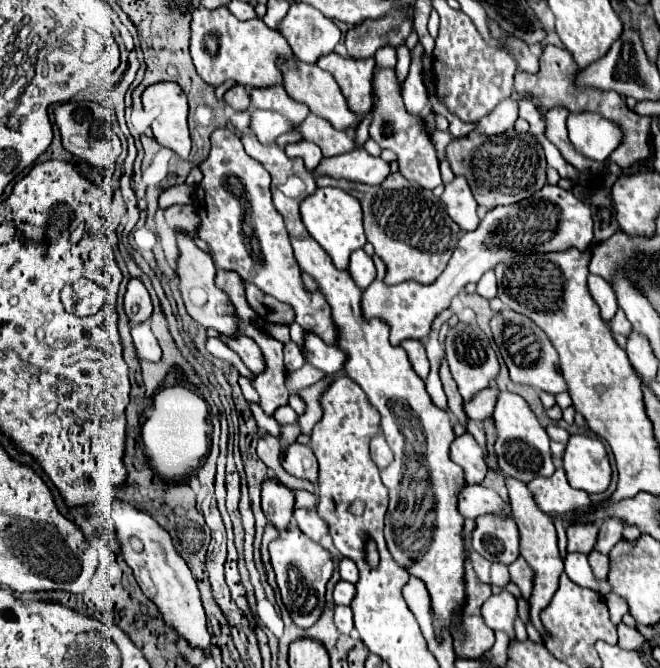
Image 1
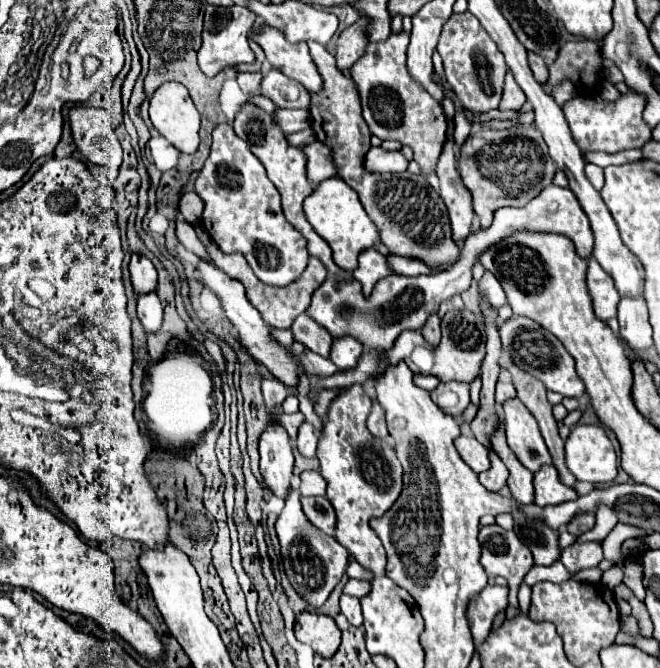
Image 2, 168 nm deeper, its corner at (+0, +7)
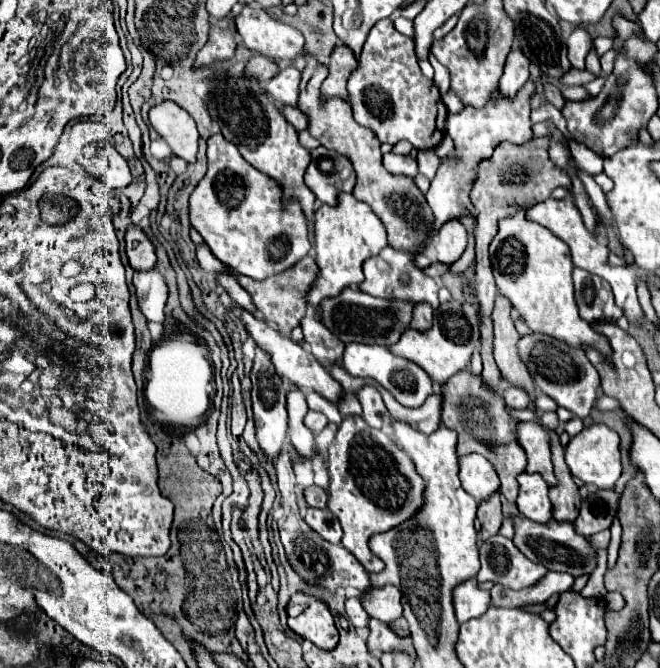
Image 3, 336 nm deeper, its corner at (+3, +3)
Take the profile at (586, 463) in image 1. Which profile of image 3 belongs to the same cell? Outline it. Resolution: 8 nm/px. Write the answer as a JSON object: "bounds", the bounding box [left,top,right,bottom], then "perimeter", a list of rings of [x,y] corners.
{"bounds":[565,425,621,489],"perimeter":[[[591,425],[585,427],[581,433],[571,437],[565,449],[565,461],[573,477],[583,483],[593,483],[599,489],[613,489],[615,481],[621,475],[621,459],[619,459],[619,437],[607,425]]]}

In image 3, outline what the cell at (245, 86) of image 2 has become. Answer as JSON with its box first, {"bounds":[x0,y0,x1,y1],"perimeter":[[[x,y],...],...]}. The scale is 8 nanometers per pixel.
{"bounds":[245,55,279,85],"perimeter":[[[263,55],[251,57],[249,63],[247,63],[247,67],[245,67],[245,75],[247,77],[255,77],[261,85],[267,83],[271,77],[275,77],[277,71],[279,71],[277,63],[271,61],[271,59],[267,59],[267,57],[263,57]]]}

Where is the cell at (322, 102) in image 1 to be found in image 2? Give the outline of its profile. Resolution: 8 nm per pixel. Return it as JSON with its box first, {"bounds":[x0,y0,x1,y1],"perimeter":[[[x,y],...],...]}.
{"bounds":[252,25,322,93],"perimeter":[[[264,25],[256,35],[252,35],[252,39],[264,49],[266,59],[272,63],[272,67],[300,81],[310,93],[322,87],[322,77],[318,75],[306,43],[290,43],[280,29],[274,29],[270,25]]]}

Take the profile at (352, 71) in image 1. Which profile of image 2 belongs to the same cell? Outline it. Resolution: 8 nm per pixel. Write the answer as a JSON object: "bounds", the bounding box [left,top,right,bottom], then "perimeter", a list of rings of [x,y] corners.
{"bounds":[308,41,460,267],"perimeter":[[[308,41],[308,47],[324,81],[318,93],[310,93],[310,121],[316,139],[330,145],[334,161],[338,161],[338,177],[360,195],[360,203],[380,229],[382,243],[394,255],[414,257],[430,267],[452,265],[460,251],[450,237],[450,221],[446,217],[444,201],[422,175],[370,173],[364,169],[364,155],[370,149],[372,133],[362,119],[358,91],[346,73],[338,73],[334,55],[330,55],[324,45]]]}

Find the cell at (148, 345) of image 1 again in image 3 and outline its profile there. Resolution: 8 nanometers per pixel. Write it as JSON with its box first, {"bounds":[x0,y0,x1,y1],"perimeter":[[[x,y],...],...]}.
{"bounds":[133,271,167,323],"perimeter":[[[159,271],[135,273],[133,285],[137,291],[137,301],[147,317],[147,321],[163,323],[165,319],[165,301],[167,301],[167,285]]]}

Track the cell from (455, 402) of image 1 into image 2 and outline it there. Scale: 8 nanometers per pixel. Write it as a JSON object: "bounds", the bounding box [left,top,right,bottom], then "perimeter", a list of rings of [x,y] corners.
{"bounds":[420,315,440,345],"perimeter":[[[430,315],[420,331],[422,331],[424,339],[430,345],[438,345],[438,341],[440,341],[440,317],[438,315]]]}

